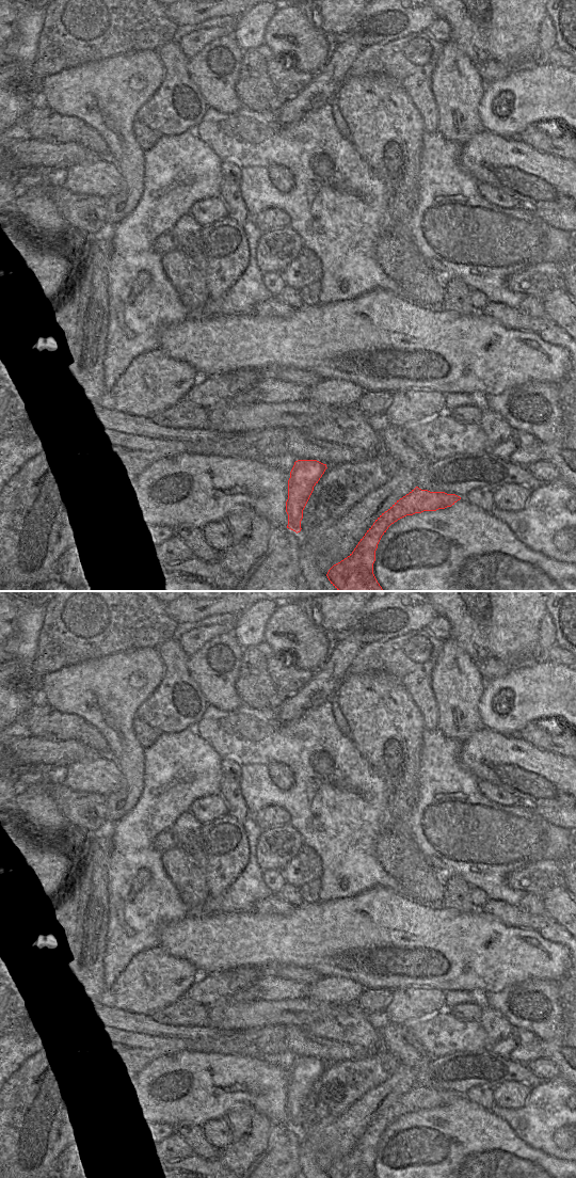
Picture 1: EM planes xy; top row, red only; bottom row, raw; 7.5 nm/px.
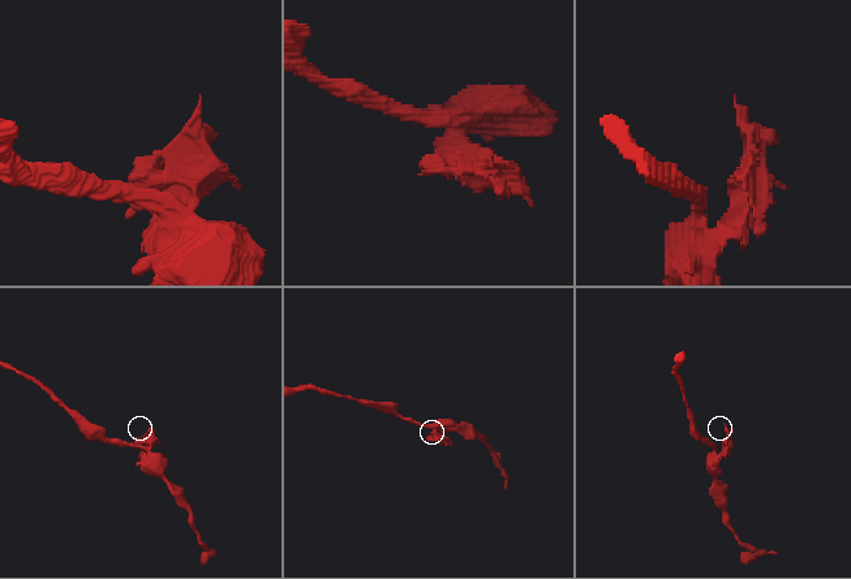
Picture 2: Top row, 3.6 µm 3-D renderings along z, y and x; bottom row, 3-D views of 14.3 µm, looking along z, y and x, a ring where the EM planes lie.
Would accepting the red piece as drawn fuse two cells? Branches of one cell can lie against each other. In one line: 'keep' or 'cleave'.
keep

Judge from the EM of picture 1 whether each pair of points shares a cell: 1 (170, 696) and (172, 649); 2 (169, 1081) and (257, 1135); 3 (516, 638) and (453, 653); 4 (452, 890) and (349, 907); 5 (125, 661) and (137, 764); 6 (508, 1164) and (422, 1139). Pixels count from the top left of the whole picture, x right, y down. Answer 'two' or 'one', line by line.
1: one
2: two
3: two
4: two
5: one
6: one

